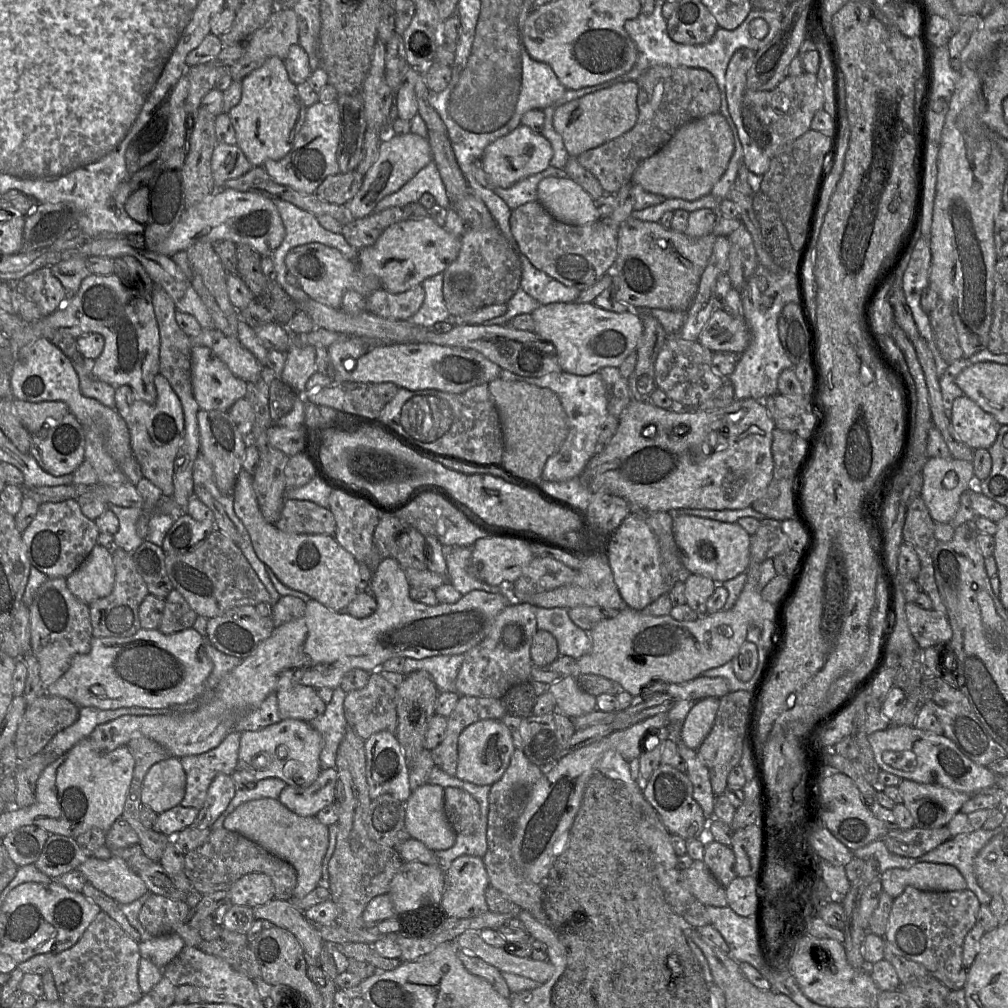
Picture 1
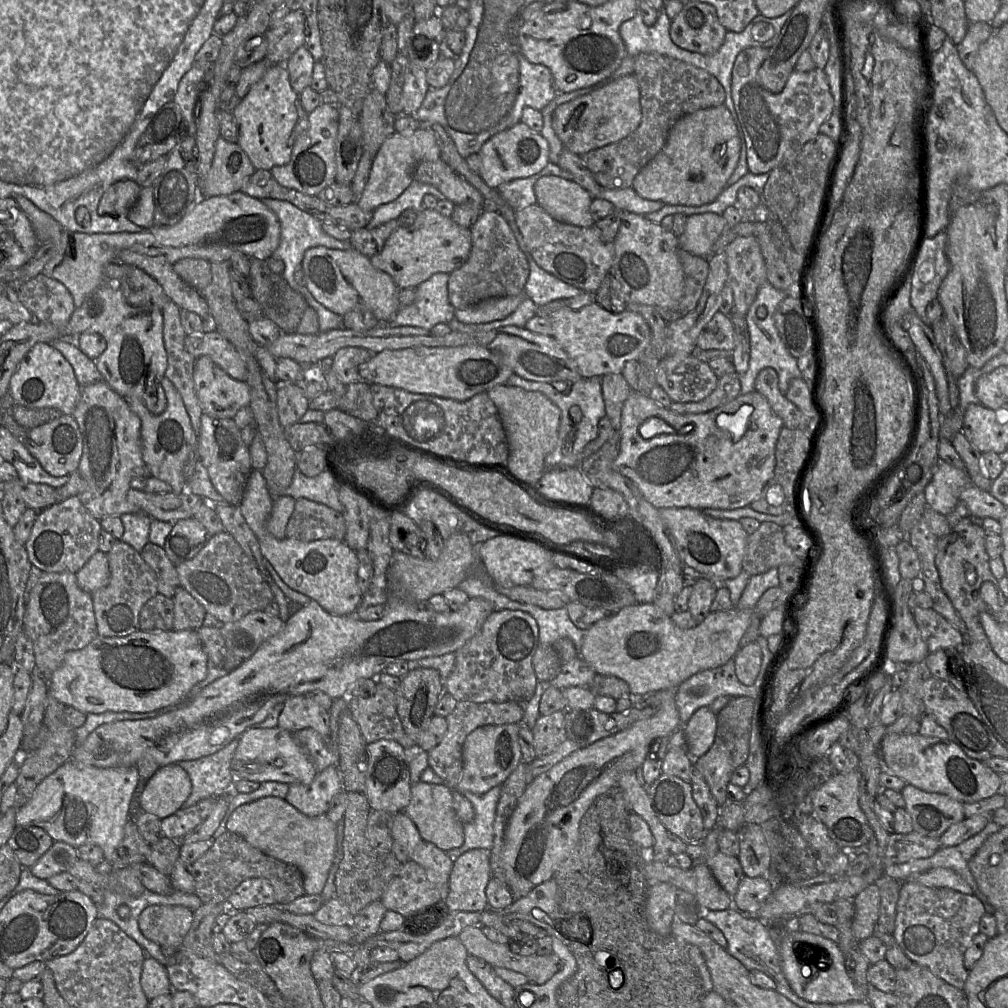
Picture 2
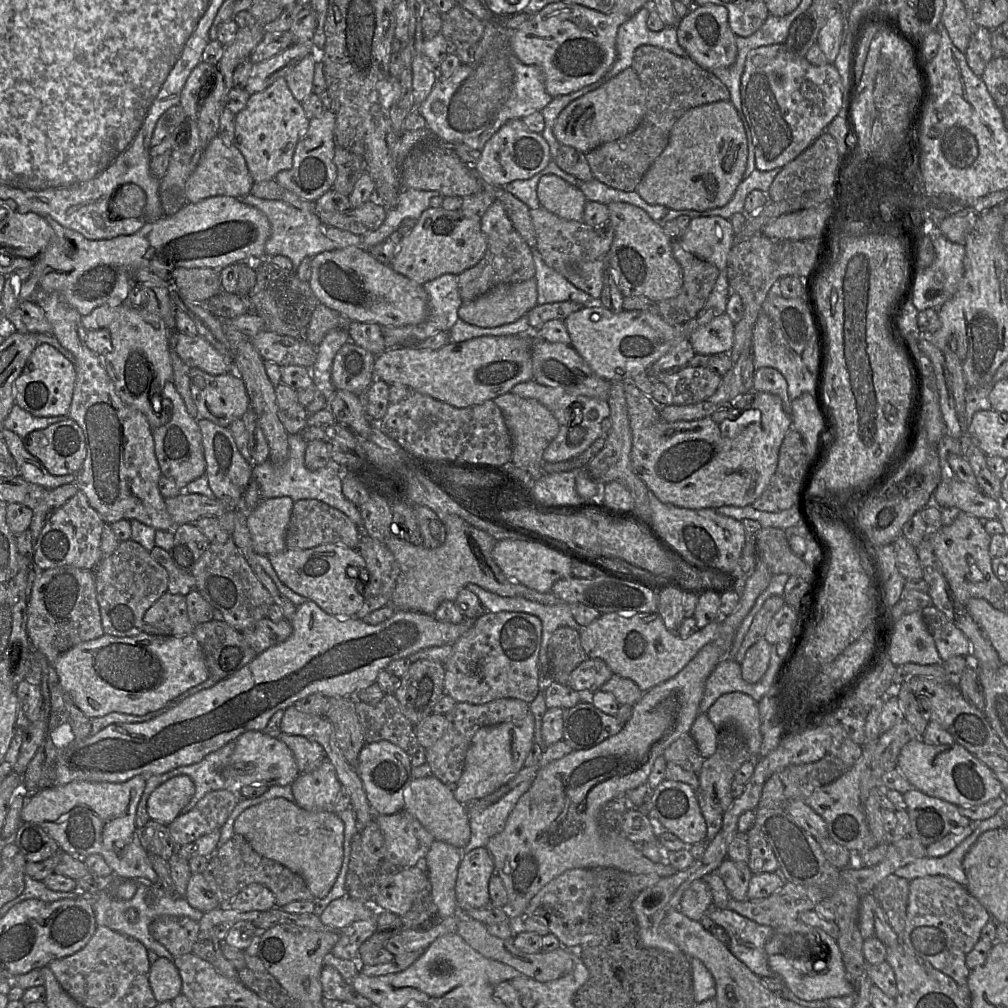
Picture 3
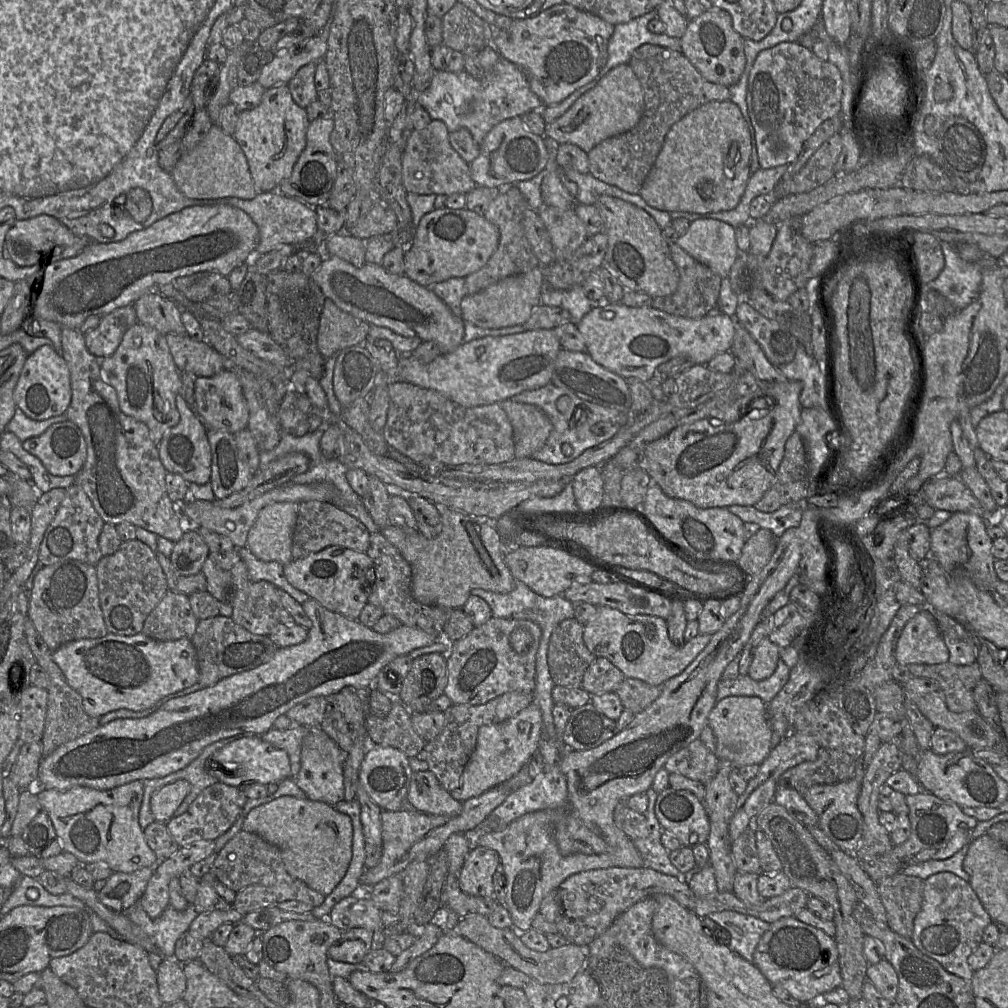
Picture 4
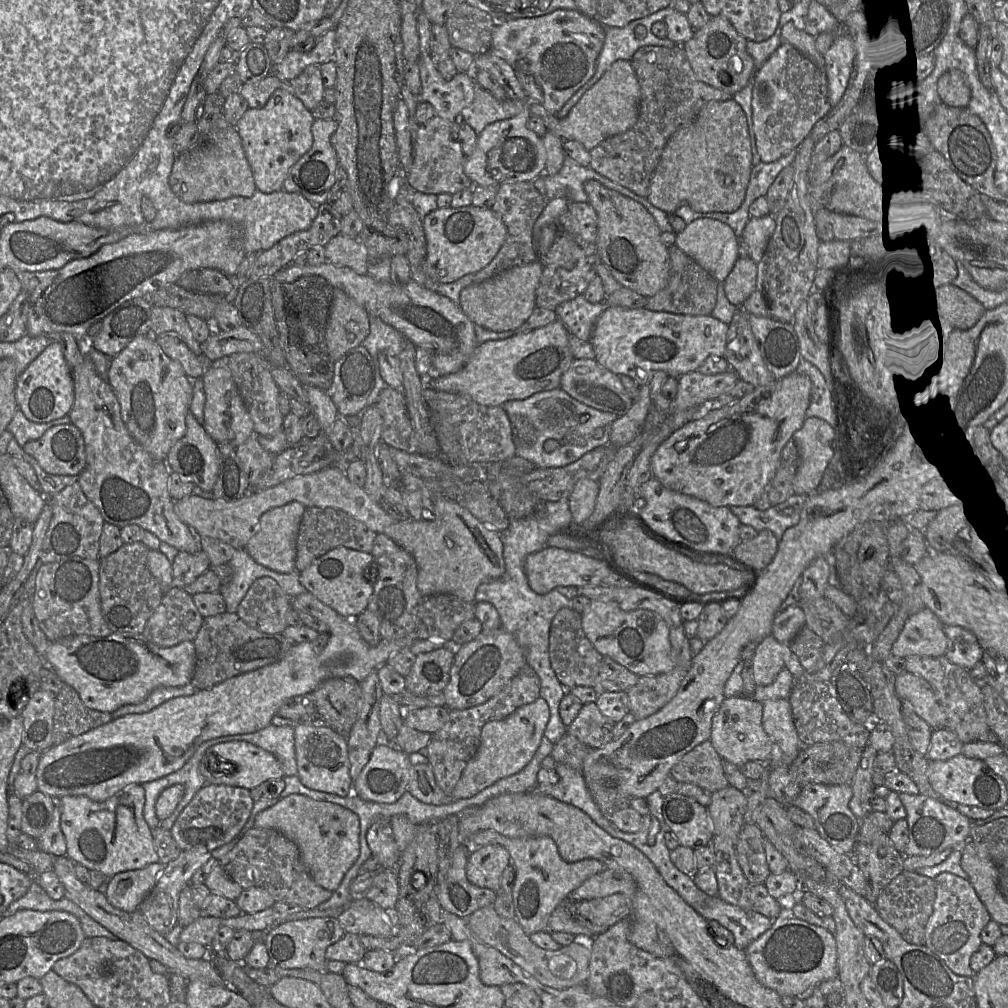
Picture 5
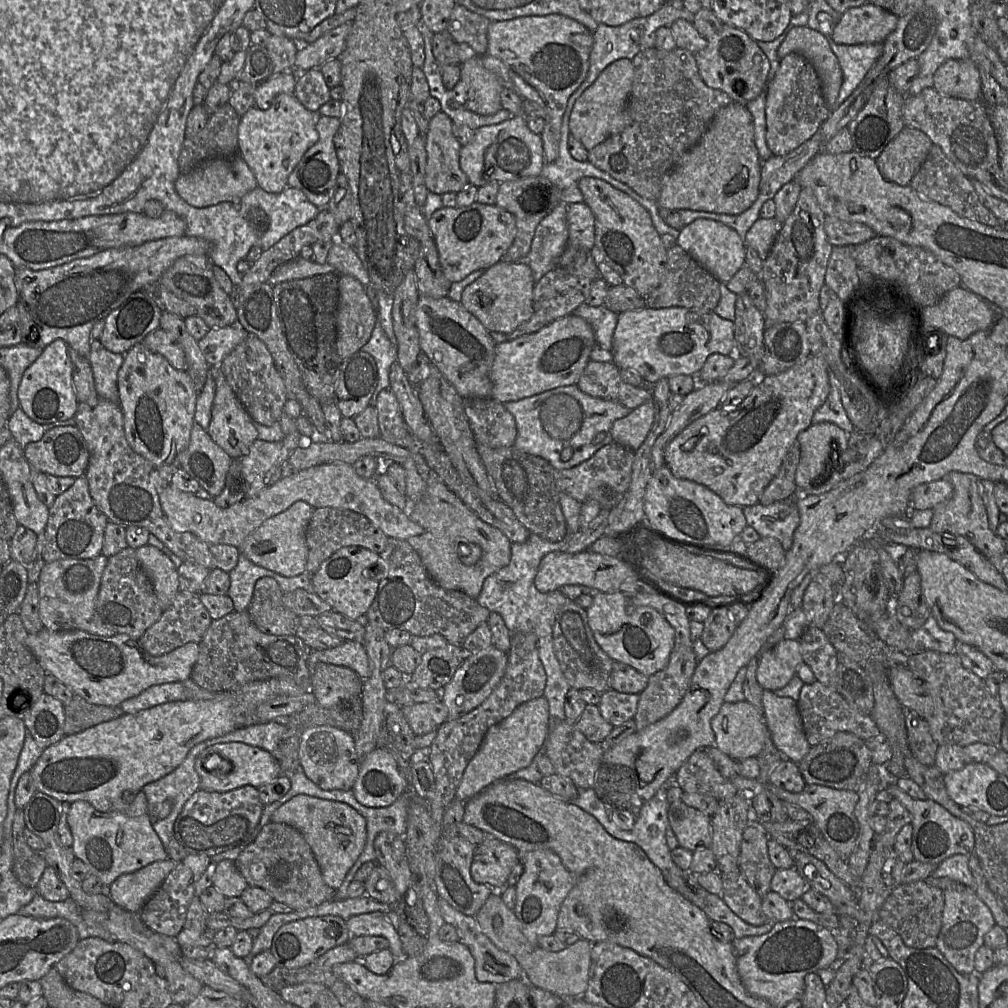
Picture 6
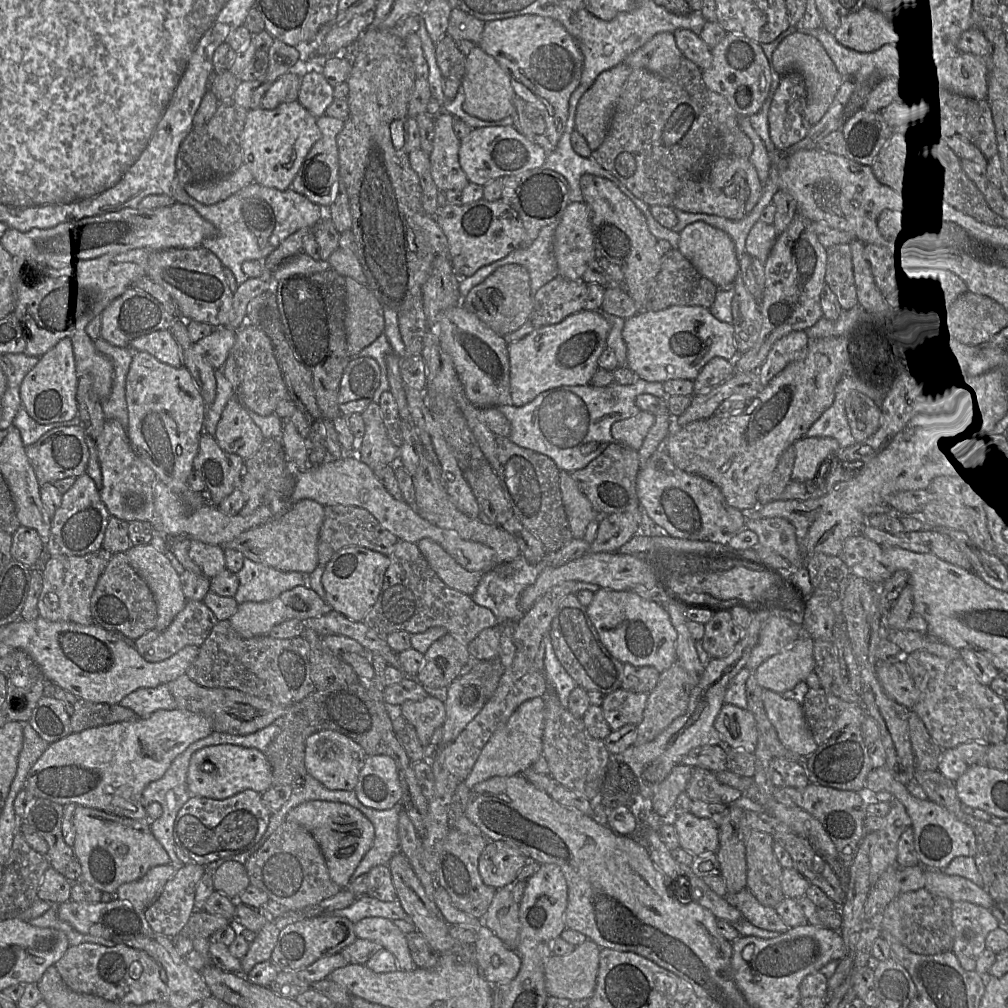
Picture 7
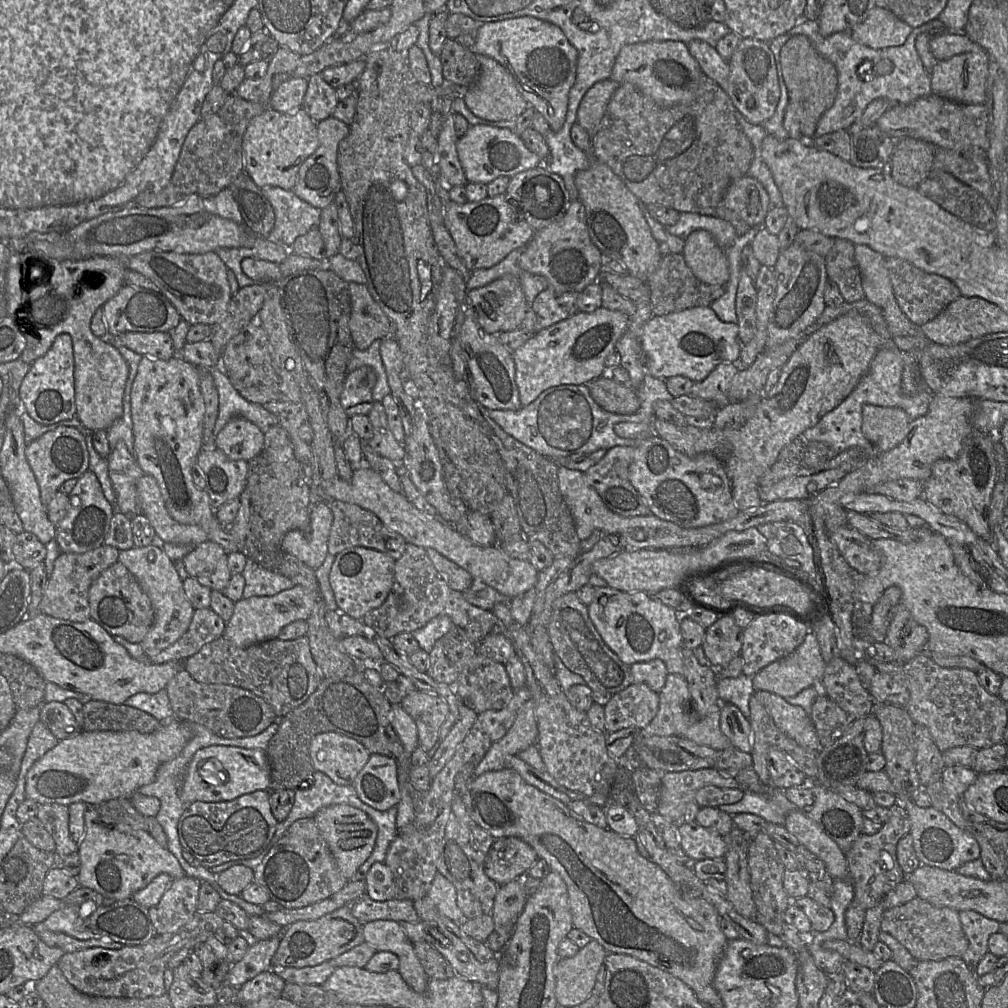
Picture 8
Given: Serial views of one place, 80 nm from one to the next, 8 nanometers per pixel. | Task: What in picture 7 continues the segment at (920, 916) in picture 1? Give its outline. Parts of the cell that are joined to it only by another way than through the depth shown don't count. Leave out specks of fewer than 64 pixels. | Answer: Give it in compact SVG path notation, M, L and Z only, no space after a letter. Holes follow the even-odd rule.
M964 901L952 903L954 943L952 953L966 971L975 971L977 960L986 949L988 934L1001 927L989 909Z

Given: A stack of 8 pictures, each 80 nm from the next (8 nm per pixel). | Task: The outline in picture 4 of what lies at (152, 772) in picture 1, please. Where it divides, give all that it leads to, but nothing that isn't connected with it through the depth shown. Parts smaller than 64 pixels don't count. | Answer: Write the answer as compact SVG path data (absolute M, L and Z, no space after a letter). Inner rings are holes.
M177 780L165 785L153 794L150 801L151 812L155 821L167 823L177 808L189 794L191 785L186 780Z

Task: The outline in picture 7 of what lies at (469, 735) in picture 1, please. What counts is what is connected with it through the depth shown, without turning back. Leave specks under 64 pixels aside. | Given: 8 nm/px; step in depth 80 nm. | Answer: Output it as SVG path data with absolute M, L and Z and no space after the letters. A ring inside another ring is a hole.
M542 696L523 702L510 716L507 723L498 729L483 747L470 774L464 780L472 789L476 784L495 776L513 776L523 773L542 754L544 730L544 699Z

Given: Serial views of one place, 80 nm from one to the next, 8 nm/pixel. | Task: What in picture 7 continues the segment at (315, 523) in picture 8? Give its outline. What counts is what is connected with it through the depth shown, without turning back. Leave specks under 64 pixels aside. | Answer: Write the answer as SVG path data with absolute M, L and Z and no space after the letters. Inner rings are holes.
M303 499L280 516L243 532L222 547L237 550L254 562L283 572L309 575L318 565L317 544L323 520L324 506L314 500Z

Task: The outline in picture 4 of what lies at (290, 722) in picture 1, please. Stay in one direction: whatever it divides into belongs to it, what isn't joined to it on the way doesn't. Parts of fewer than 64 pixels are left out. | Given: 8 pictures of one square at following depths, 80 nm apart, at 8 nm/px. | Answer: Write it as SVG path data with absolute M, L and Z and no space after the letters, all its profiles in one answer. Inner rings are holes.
M242 735L235 741L216 751L211 758L220 768L209 768L207 761L207 773L215 777L218 782L237 788L243 788L252 784L279 783L291 777L291 767L287 752L263 741L257 735ZM226 763L238 763L240 768L227 771L224 768L224 764Z

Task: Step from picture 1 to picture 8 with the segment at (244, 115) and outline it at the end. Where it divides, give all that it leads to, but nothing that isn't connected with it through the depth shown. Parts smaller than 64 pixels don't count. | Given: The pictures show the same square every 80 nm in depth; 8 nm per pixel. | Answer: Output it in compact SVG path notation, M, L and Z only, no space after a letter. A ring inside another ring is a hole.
M268 108L250 121L244 134L245 171L259 188L270 186L293 191L302 164L318 145L317 123L303 108L291 113Z

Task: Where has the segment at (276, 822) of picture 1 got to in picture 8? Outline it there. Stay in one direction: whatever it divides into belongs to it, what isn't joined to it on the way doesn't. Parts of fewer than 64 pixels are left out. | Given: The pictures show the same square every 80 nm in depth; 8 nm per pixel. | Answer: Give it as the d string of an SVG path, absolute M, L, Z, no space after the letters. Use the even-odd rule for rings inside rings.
M335 804L320 809L313 817L342 875L350 880L368 859L377 838L377 825L362 810L347 804Z

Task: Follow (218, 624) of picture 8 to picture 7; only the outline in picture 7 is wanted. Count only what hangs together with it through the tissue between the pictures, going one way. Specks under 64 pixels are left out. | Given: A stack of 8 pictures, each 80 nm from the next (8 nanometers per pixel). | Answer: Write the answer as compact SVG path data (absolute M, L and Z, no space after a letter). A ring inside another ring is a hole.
M187 601L184 609L177 614L173 622L163 631L155 628L135 640L135 648L148 662L161 662L176 654L186 646L200 647L219 622L214 613L202 601Z

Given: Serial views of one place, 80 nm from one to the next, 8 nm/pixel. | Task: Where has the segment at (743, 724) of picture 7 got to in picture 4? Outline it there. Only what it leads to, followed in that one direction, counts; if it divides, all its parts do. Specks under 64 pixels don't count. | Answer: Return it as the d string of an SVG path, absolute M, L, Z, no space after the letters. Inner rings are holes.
M731 695L717 701L708 715L708 725L716 739L716 756L731 762L735 768L760 765L772 750L767 704L759 697Z

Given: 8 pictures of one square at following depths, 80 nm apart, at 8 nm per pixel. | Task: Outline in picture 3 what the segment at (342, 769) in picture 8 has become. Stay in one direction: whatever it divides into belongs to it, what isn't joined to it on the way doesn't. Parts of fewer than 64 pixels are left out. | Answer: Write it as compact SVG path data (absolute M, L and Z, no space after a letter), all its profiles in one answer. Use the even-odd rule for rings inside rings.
M326 758L314 770L300 773L291 788L299 807L308 811L334 811L342 785L335 767Z

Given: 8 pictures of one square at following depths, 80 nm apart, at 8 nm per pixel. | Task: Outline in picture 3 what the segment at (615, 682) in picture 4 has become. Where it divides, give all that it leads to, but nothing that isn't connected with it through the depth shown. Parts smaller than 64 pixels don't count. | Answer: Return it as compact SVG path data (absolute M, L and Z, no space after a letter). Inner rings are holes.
M588 658L571 672L567 686L578 692L593 693L600 690L613 675L614 673L603 660Z

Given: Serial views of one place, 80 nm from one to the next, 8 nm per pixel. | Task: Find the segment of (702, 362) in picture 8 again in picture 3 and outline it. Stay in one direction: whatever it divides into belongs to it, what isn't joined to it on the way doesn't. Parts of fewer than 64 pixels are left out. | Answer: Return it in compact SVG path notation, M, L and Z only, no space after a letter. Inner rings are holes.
M583 306L565 320L570 346L584 359L592 371L608 381L632 381L640 373L647 373L654 363L674 345L676 327L668 324L659 314L633 310L611 312L603 306ZM723 313L694 330L689 341L695 354L712 356L729 353L734 344L734 325L730 317Z

